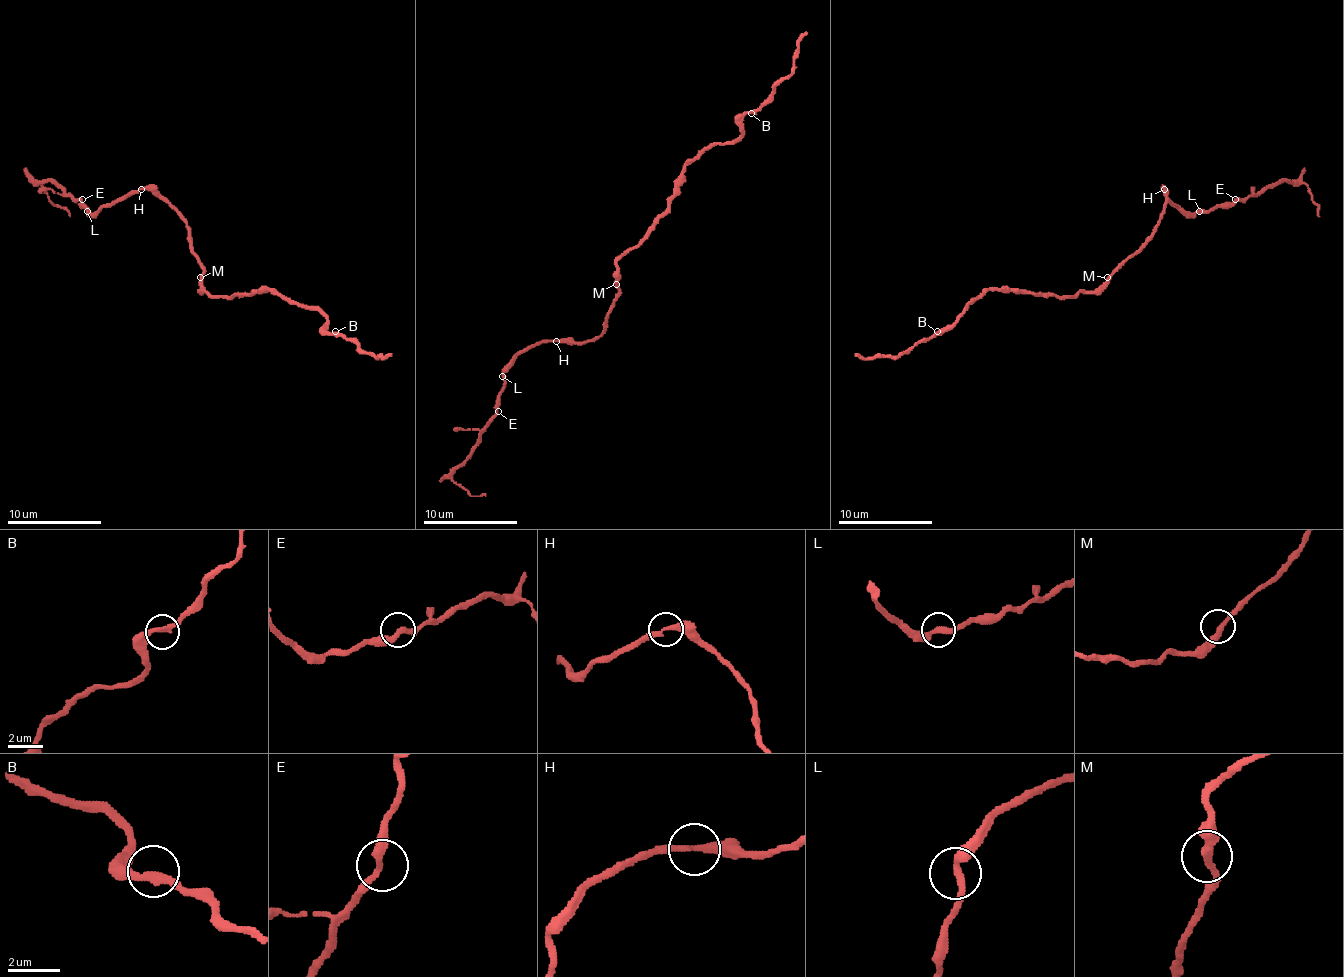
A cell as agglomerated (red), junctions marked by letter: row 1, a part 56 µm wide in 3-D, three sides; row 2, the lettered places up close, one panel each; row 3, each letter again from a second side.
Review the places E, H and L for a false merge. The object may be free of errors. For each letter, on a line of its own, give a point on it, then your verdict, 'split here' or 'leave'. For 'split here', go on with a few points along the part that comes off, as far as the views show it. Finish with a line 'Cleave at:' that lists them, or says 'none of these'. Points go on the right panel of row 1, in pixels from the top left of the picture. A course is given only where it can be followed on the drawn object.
E: at (1235, 199); leave
H: at (1164, 189); leave
L: at (1199, 211); leave
Cleave at: none of these

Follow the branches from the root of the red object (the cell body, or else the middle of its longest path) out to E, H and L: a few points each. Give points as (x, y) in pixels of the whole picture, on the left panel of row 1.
E: (200, 268), (189, 225), (148, 190), (132, 190), (96, 213), (92, 213), (82, 199)
H: (200, 268), (191, 244), (189, 225), (165, 201), (148, 190), (141, 190)
L: (200, 268), (191, 244), (189, 225), (148, 190), (132, 190), (106, 204), (96, 213), (87, 211)

